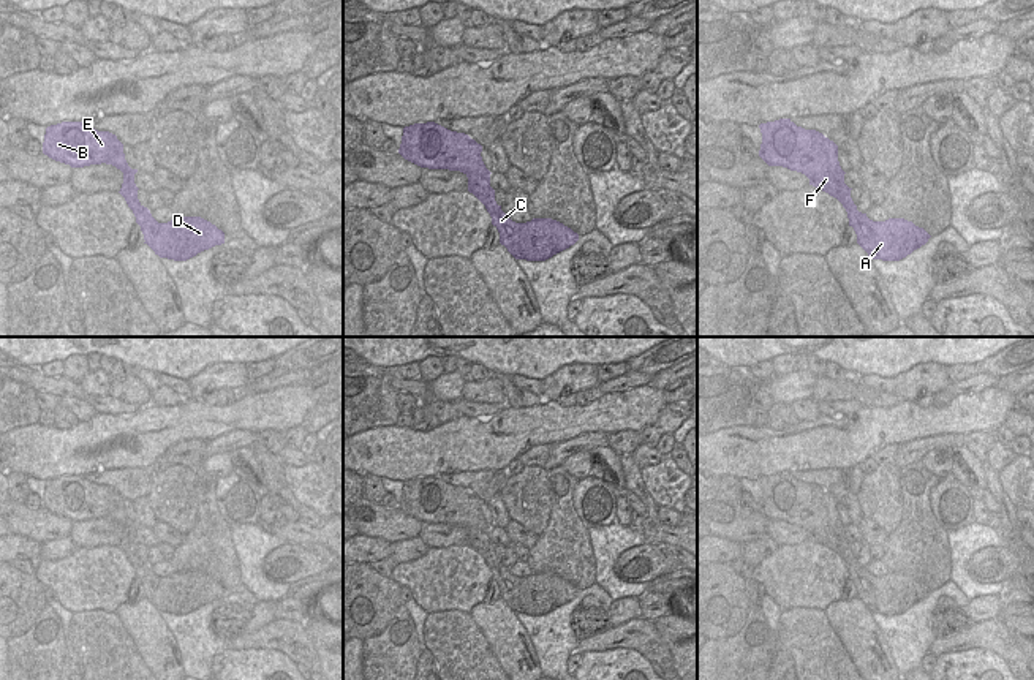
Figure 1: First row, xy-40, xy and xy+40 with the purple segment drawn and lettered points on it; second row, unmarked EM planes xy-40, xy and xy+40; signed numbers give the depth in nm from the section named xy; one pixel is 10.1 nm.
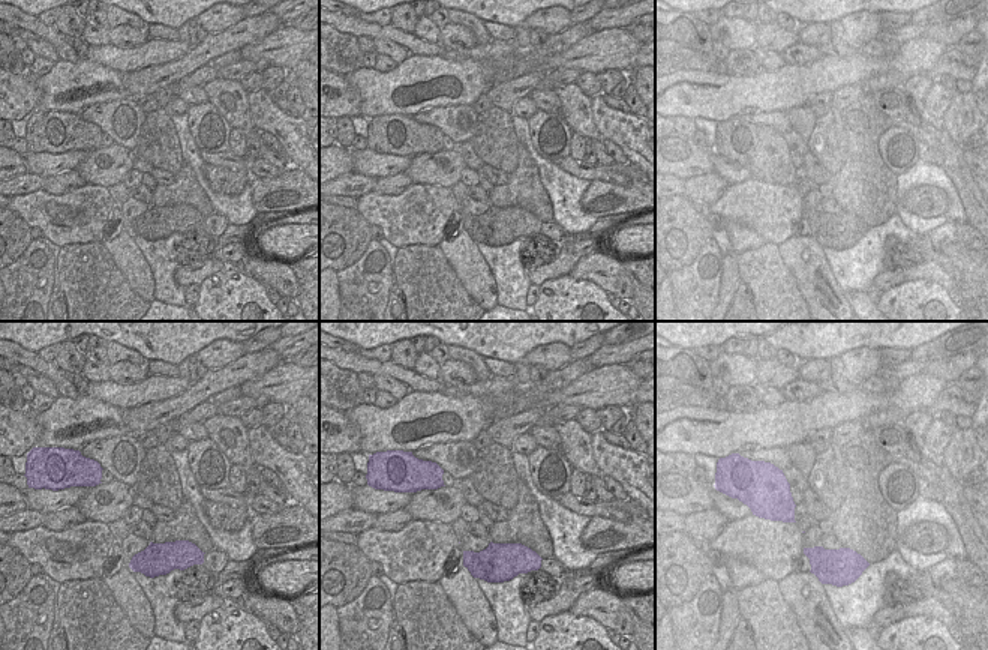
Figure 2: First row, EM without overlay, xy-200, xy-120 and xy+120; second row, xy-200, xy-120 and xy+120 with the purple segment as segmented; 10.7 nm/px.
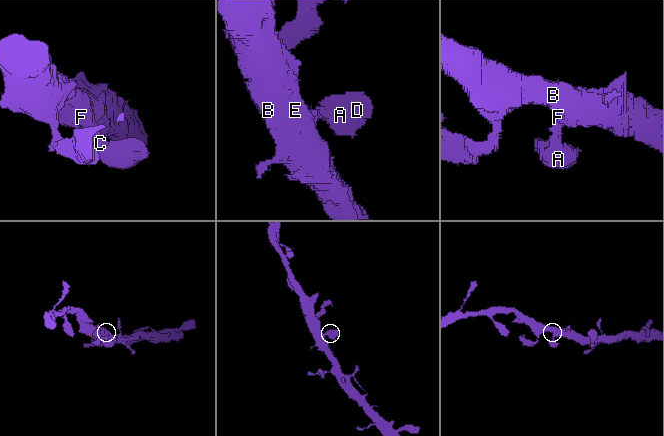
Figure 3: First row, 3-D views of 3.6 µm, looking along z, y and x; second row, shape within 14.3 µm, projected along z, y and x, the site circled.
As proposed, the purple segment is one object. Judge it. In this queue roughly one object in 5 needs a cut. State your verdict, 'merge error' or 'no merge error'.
no merge error

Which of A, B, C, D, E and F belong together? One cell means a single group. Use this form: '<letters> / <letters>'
A B C D E F

